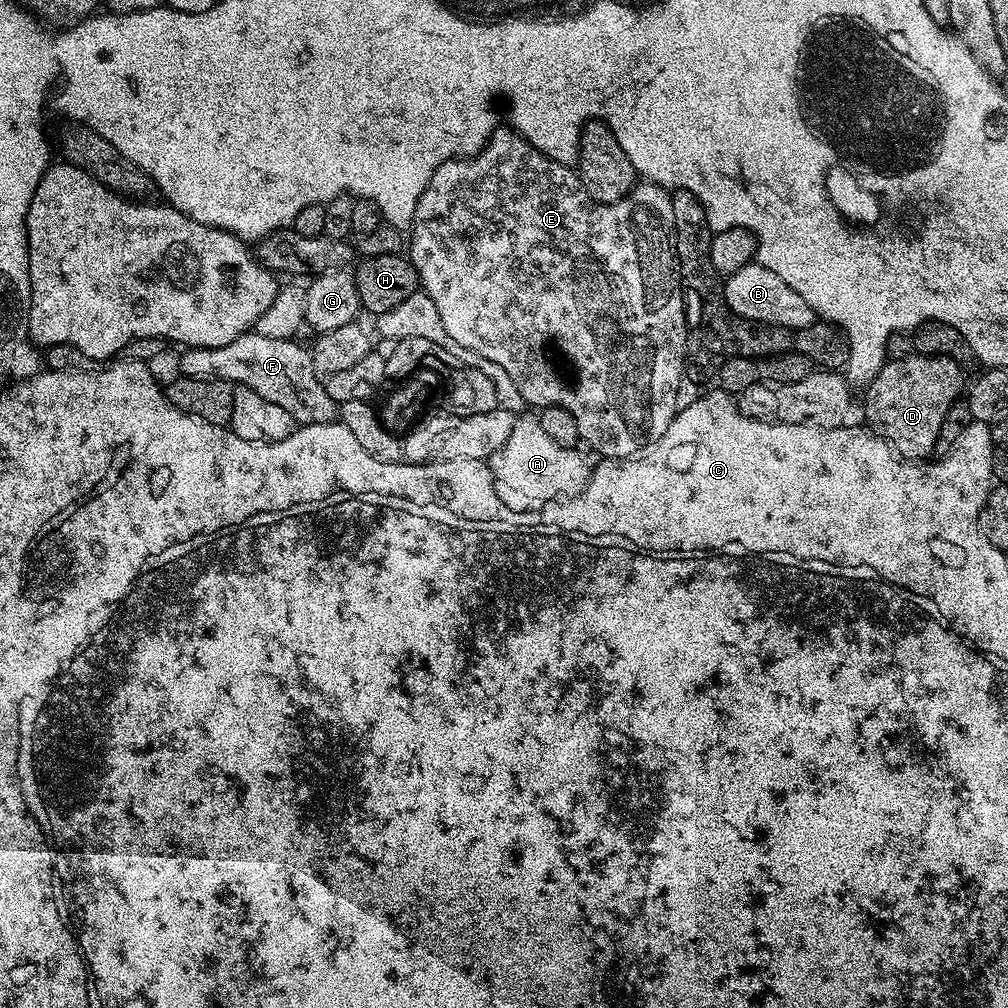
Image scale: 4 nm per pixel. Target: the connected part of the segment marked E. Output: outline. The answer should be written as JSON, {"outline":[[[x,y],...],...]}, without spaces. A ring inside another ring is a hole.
{"outline":[[[501,126],[492,133],[492,137],[488,140],[488,145],[477,156],[453,158],[446,161],[442,166],[438,166],[438,170],[434,170],[434,178],[430,178],[430,182],[426,186],[422,198],[418,198],[418,206],[414,210],[412,226],[406,236],[406,256],[407,259],[412,261],[414,270],[418,274],[420,288],[430,298],[430,302],[434,302],[434,306],[438,306],[438,318],[442,318],[442,326],[446,326],[446,334],[450,334],[450,338],[454,338],[454,342],[460,343],[461,346],[466,346],[466,350],[474,350],[474,354],[482,354],[482,358],[490,358],[490,362],[495,362],[496,365],[502,366],[502,370],[506,370],[506,374],[510,374],[510,378],[514,378],[514,386],[518,386],[525,405],[532,406],[532,404],[536,404],[535,407],[537,409],[562,406],[566,410],[570,410],[570,414],[574,414],[574,422],[578,422],[581,441],[585,445],[588,443],[600,455],[600,458],[632,458],[637,454],[643,453],[645,449],[657,443],[663,436],[667,436],[670,422],[676,419],[678,411],[676,391],[680,388],[680,380],[683,381],[685,379],[684,357],[688,347],[690,324],[684,321],[684,296],[686,297],[686,292],[682,287],[680,267],[676,261],[674,206],[672,205],[671,195],[665,189],[659,188],[657,184],[640,182],[618,202],[613,204],[597,204],[596,201],[590,198],[590,194],[585,190],[584,185],[581,184],[575,167],[558,162],[545,152],[539,152],[529,140],[519,136],[515,130],[507,126]]]}

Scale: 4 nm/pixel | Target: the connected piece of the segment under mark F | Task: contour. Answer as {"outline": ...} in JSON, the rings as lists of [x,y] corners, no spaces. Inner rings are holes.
{"outline":[[[249,330],[242,333],[238,338],[234,338],[234,342],[226,342],[226,346],[188,348],[185,351],[185,356],[180,360],[181,369],[179,371],[195,380],[226,380],[233,386],[238,384],[246,386],[250,390],[254,390],[254,394],[262,394],[262,398],[266,398],[266,402],[274,402],[274,406],[282,406],[282,410],[287,410],[295,418],[297,425],[331,425],[337,419],[338,405],[324,389],[324,380],[316,371],[311,351],[305,345],[303,348],[302,345],[296,343],[295,339],[266,338],[255,330]]]}

